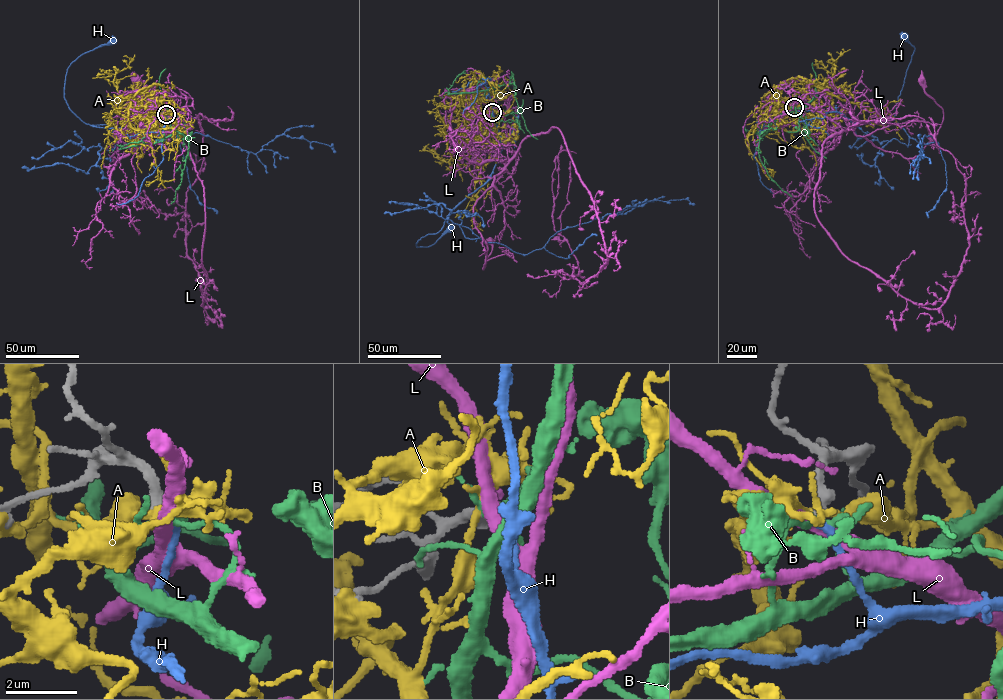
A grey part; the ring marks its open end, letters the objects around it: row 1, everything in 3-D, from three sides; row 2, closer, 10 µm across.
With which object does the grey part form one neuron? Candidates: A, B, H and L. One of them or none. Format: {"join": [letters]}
{"join": ["H"]}

